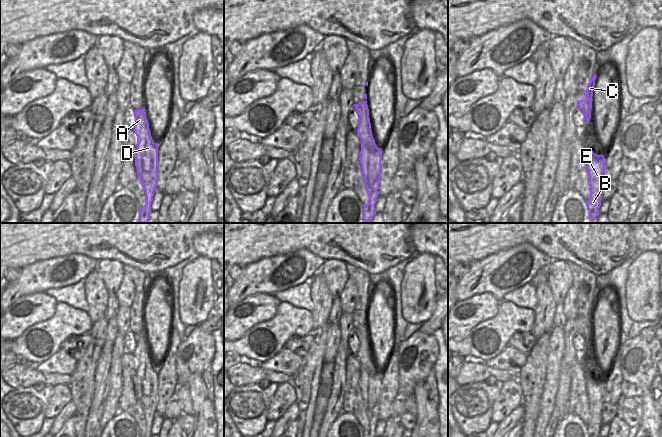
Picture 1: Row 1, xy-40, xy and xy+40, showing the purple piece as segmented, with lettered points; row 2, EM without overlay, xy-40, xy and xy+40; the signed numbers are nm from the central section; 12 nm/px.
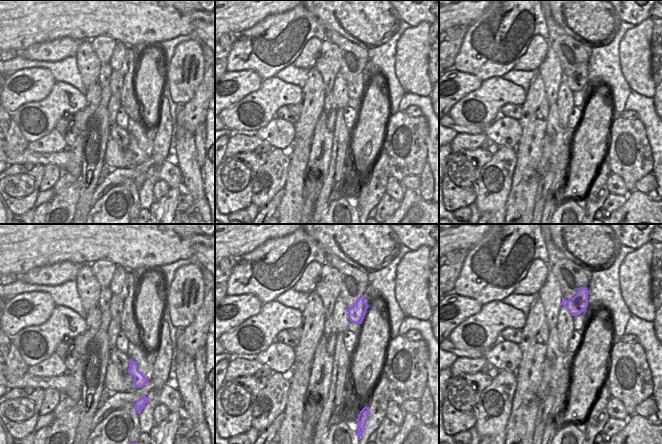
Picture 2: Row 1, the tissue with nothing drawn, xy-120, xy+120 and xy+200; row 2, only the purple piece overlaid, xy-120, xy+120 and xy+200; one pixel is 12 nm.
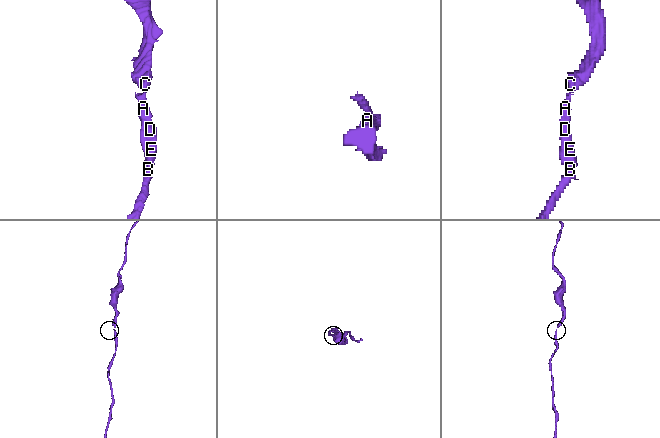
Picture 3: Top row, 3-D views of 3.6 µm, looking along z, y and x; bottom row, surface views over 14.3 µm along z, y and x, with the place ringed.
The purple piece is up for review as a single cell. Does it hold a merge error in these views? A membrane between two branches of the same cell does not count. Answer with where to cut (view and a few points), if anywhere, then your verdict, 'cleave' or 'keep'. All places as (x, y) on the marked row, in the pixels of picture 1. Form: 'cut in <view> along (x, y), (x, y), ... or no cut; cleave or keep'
no cut; keep

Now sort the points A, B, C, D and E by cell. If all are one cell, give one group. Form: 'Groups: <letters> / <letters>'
Groups: A B C D E.

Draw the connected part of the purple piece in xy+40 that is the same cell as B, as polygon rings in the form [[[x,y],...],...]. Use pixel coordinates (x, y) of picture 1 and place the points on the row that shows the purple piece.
[[[592,150],[586,152],[586,168],[589,175],[590,199],[587,209],[591,220],[596,220],[602,201],[602,181],[605,175],[606,159],[604,155],[597,155]]]

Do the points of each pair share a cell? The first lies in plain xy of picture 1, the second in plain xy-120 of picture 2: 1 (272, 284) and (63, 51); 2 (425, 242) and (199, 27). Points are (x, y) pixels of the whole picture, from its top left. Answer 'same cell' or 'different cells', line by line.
1: same cell
2: same cell

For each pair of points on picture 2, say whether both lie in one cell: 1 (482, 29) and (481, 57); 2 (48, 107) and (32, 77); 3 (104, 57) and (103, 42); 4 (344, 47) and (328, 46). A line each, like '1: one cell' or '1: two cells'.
1: one cell
2: two cells
3: one cell
4: two cells

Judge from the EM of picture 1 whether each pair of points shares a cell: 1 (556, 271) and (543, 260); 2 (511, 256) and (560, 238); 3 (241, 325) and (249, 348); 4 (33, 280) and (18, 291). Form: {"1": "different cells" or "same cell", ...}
{"1": "different cells", "2": "different cells", "3": "different cells", "4": "same cell"}

